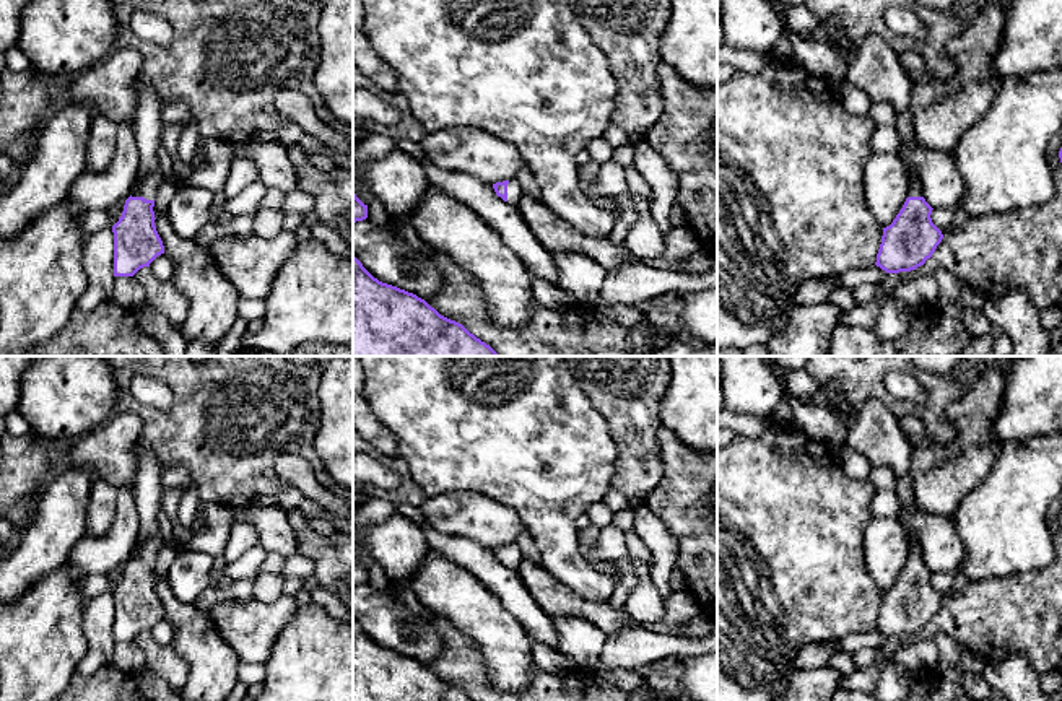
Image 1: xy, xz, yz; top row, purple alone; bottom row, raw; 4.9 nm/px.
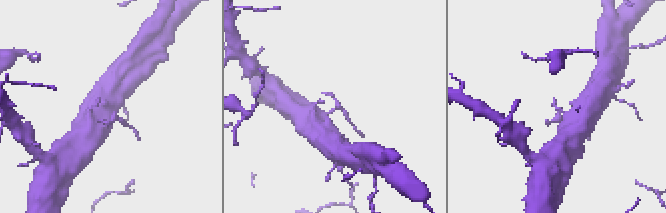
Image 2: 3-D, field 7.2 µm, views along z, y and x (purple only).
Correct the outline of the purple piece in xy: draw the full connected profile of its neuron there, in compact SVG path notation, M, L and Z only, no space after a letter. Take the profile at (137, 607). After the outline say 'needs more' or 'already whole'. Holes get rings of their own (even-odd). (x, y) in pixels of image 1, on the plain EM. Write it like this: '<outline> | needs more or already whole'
M141 442L132 452L137 460L133 498L140 516L140 532L122 581L112 590L114 641L133 641L164 618L153 576L156 556L166 542L161 529L163 467Z | needs more

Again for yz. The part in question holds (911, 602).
M912 537L903 573L893 587L883 592L875 629L886 638L911 636L924 629L943 603L932 587L932 574L922 561L917 538Z | needs more

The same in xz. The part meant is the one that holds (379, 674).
M353 620L353 701L475 701L413 657L374 642Z | already whole

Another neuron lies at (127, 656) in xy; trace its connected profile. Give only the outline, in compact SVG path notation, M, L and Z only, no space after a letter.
M115 641L114 642L114 660L112 664L130 673L138 675L146 668L146 659L141 649L133 641Z

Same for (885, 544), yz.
M872 516L862 543L868 574L881 592L890 590L903 573L909 555L909 538L901 520Z

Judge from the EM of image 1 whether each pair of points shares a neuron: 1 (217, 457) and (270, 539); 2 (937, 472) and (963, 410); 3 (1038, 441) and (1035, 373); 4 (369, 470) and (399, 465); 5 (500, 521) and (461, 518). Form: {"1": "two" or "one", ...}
{"1": "two", "2": "one", "3": "one", "4": "two", "5": "one"}

